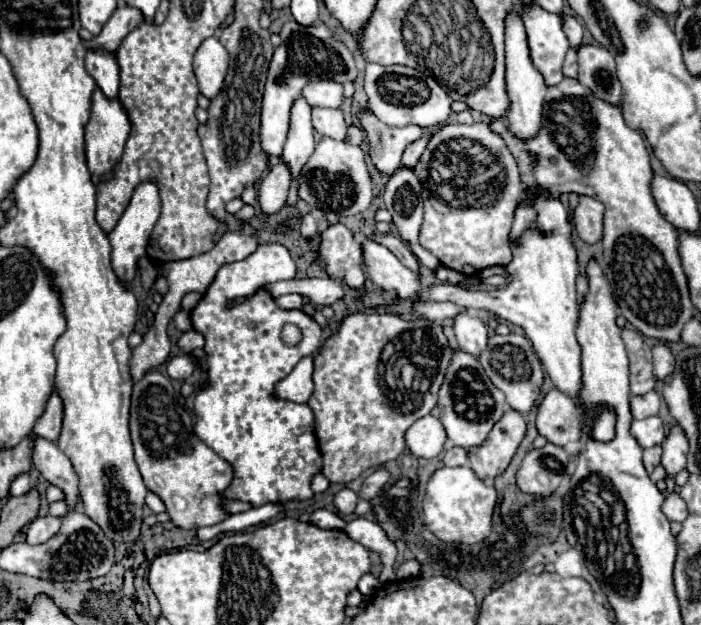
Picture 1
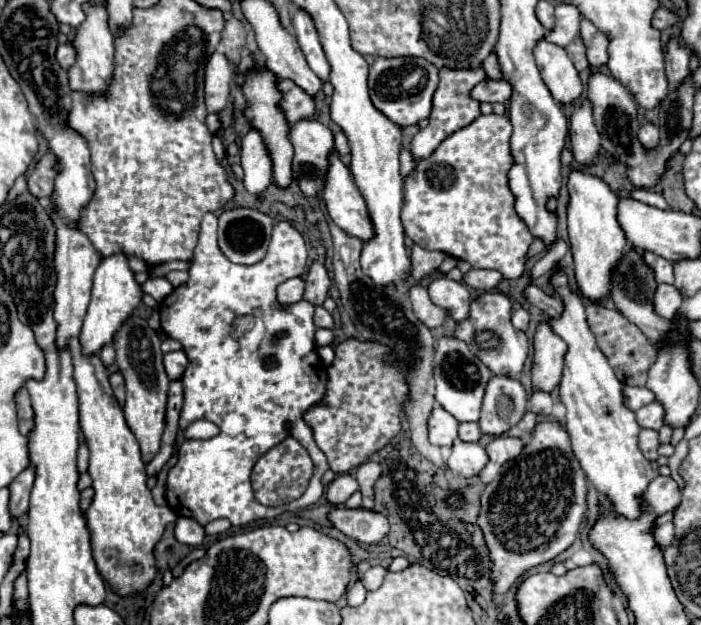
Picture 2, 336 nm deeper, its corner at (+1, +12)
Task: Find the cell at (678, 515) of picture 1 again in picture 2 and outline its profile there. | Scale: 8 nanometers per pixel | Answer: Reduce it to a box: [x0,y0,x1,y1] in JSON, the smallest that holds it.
[645,476,681,516]

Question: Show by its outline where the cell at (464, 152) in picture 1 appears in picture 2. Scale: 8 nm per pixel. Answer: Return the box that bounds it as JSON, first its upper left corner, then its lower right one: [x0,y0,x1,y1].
[401,114,533,278]

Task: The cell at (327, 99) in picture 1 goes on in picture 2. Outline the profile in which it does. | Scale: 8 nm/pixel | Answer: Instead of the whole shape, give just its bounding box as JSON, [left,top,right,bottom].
[292,10,331,82]

